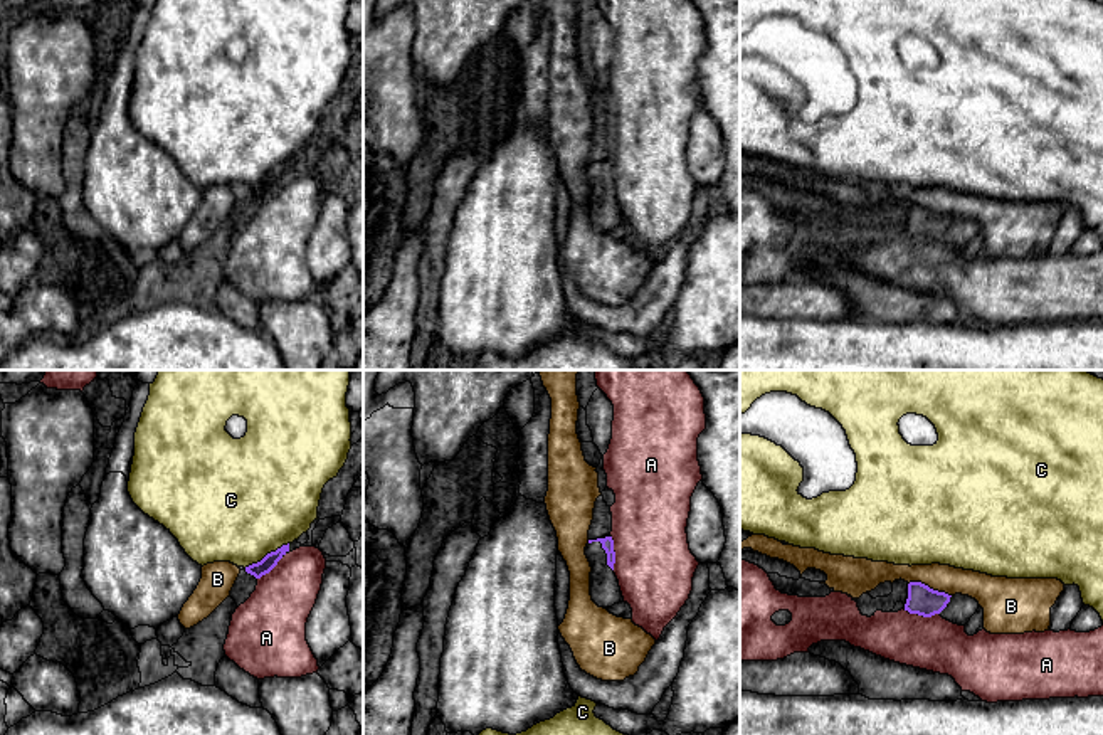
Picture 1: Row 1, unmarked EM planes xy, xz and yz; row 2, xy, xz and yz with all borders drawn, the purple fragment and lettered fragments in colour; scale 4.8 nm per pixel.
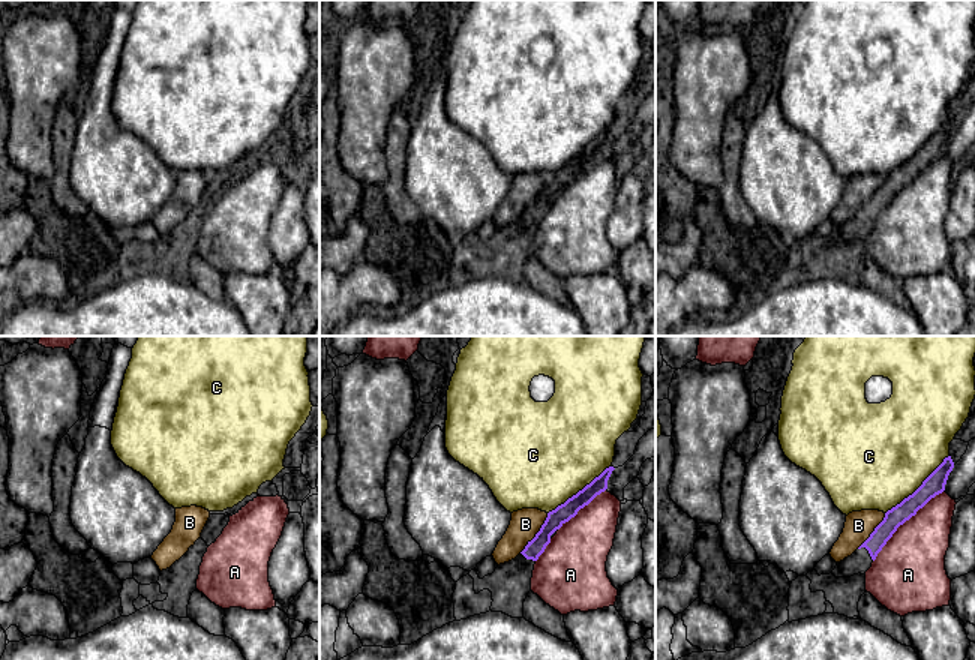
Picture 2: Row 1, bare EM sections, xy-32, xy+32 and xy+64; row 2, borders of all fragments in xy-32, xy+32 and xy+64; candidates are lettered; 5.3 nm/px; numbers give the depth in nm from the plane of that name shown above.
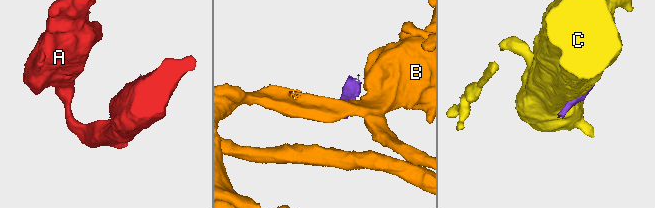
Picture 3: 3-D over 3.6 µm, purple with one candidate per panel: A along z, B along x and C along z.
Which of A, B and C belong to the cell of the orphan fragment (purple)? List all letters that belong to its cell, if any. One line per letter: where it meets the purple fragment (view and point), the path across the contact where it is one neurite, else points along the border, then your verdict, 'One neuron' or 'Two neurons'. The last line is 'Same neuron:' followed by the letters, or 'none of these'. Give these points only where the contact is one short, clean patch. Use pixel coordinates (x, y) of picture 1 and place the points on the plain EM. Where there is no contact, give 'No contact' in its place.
A: Touches purple at yz (922, 237). Two neurons
B: Touches purple at yz (928, 211). Boundary: yz (908, 206), (923, 206), (950, 219). Two neurons
C: Touches purple at xy (268, 177). Two neurons
Same neuron: none of these

